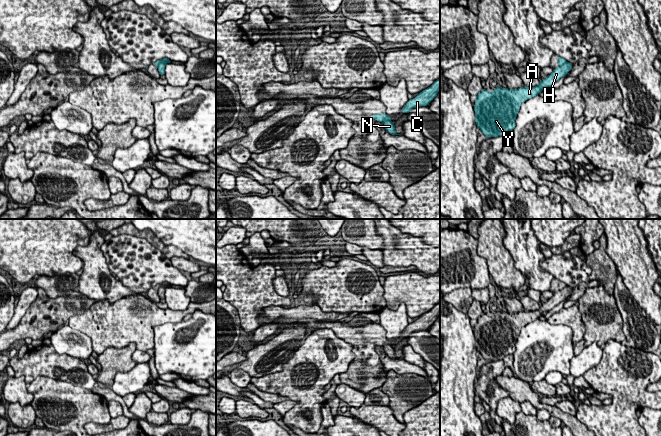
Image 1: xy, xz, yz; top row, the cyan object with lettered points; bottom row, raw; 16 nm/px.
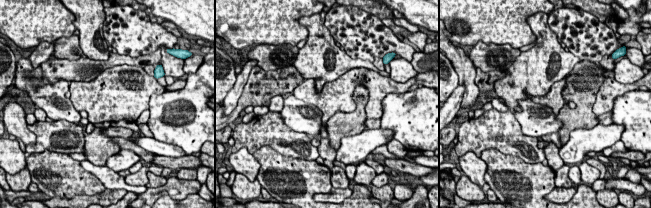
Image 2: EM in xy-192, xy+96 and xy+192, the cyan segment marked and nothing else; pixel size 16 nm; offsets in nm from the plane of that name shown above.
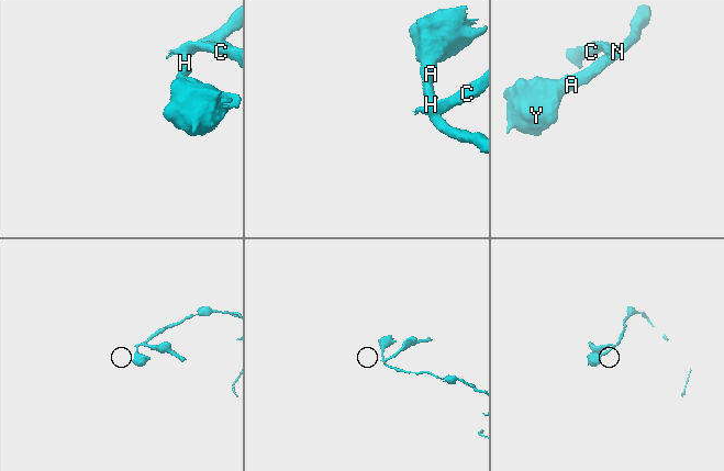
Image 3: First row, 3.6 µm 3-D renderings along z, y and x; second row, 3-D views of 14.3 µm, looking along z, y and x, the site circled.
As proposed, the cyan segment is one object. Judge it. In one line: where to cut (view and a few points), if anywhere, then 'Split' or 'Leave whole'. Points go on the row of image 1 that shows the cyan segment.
Split along xy (165, 62), (161, 62), (157, 66). Split

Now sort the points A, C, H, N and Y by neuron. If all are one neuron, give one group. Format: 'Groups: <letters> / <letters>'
Groups: A H N Y / C

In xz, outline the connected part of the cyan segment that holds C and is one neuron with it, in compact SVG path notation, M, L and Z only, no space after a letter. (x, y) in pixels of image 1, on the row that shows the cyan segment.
M440 78L437 79L430 87L420 92L415 98L410 99L402 108L402 113L409 113L413 108L428 106L440 91Z

